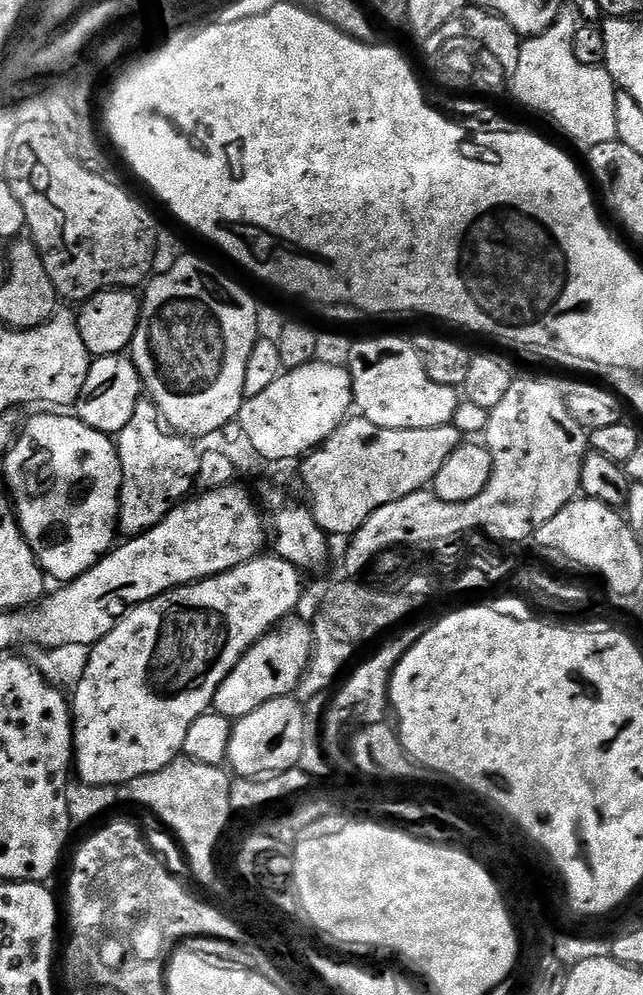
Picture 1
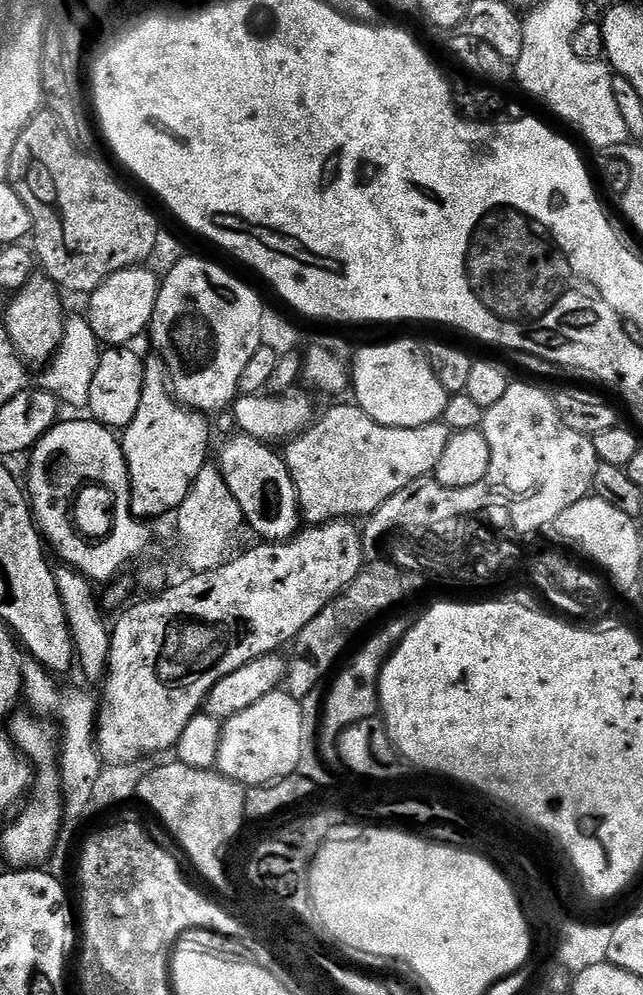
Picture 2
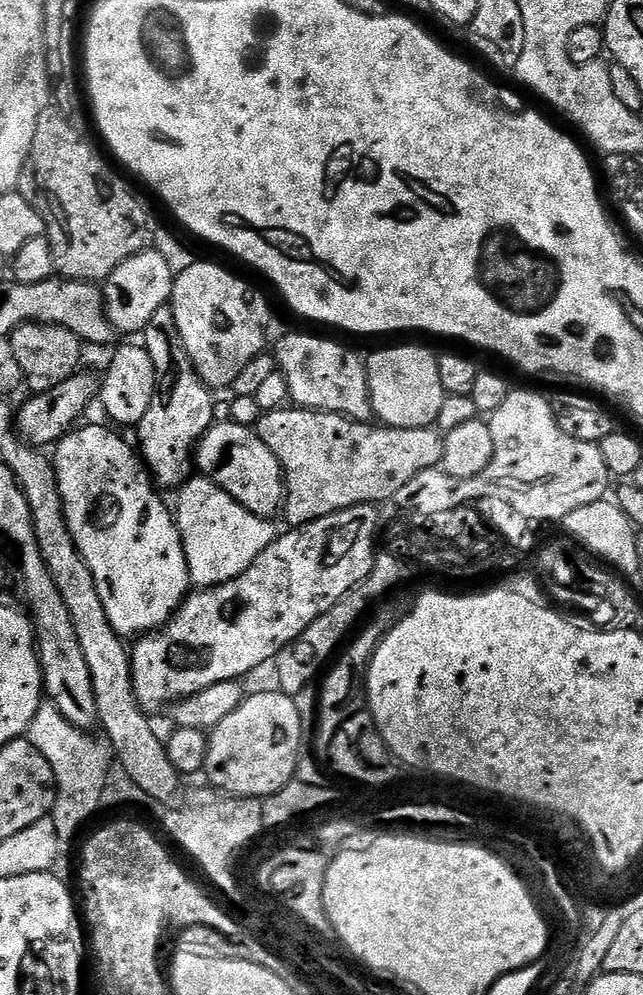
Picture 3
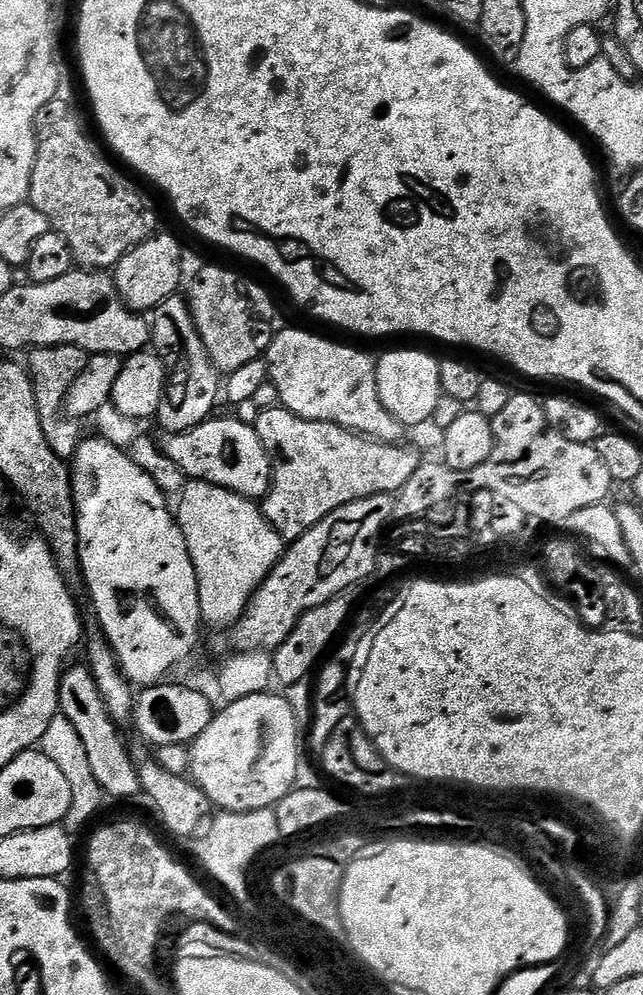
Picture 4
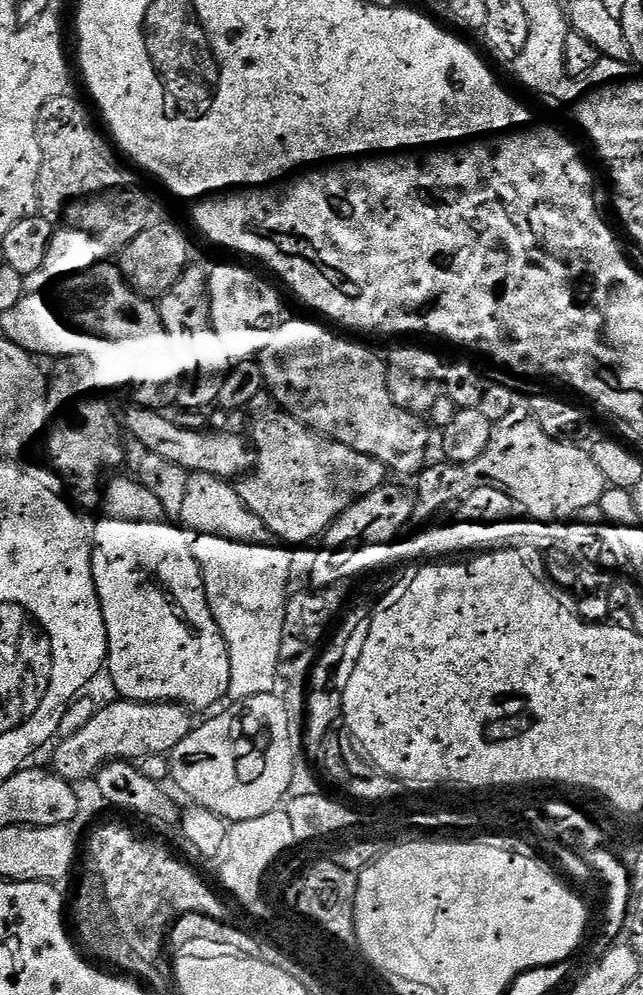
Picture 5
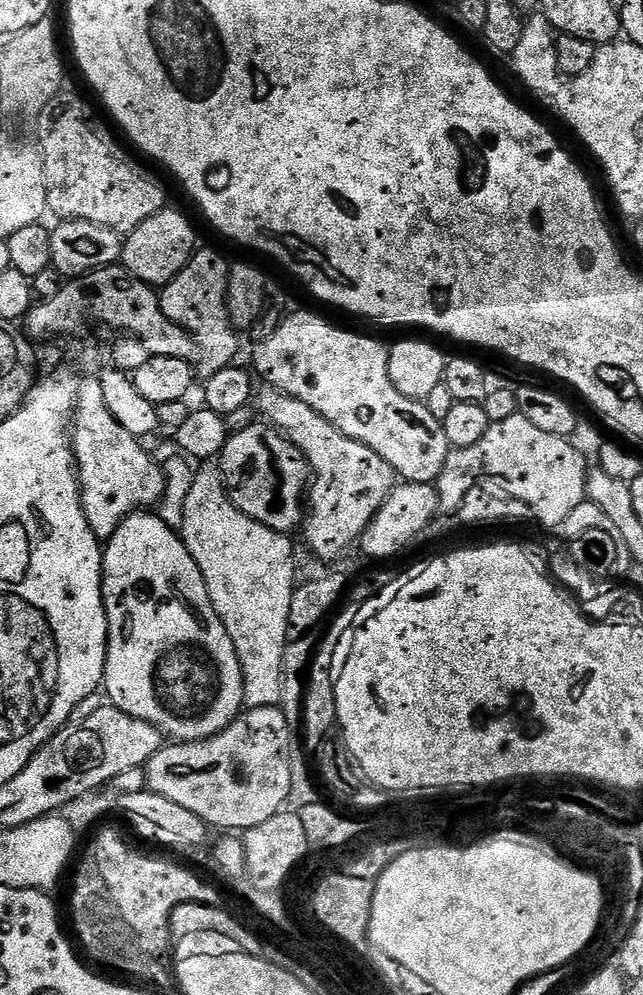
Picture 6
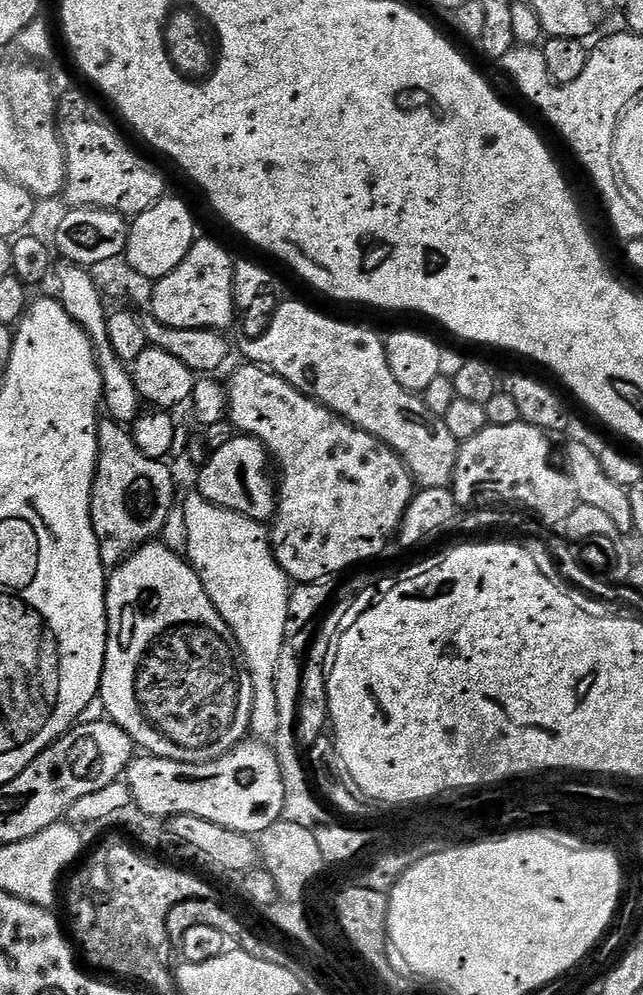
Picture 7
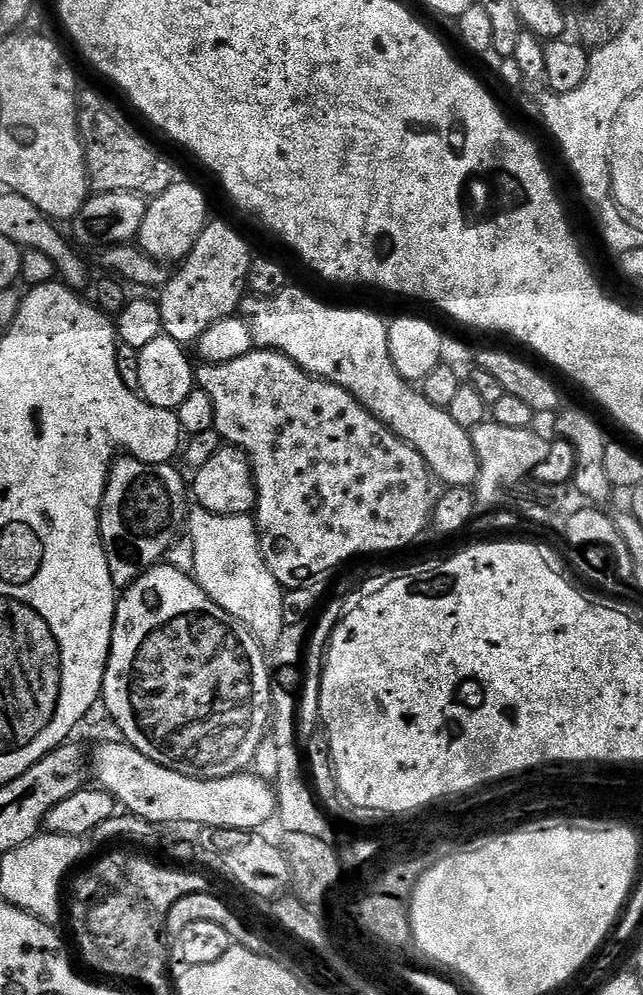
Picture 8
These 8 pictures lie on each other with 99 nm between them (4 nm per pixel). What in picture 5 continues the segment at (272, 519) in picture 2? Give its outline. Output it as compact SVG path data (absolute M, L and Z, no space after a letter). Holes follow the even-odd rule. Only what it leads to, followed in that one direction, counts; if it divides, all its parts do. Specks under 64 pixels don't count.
M132 406L125 416L122 416L123 425L141 444L145 453L152 453L169 462L177 463L191 474L202 472L214 474L221 480L229 482L247 476L252 471L255 462L255 451L247 439L235 436L232 432L195 432L192 428L183 428L172 420L167 420L163 411L155 408L141 408Z

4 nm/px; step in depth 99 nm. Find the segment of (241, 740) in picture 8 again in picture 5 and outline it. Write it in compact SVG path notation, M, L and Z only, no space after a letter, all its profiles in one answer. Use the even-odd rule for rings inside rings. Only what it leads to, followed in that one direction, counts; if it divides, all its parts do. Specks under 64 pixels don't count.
M117 475L117 480L109 479L102 492L102 513L104 517L93 527L90 532L92 542L92 573L96 583L96 593L102 606L102 614L106 622L108 635L108 659L106 661L106 676L112 679L112 684L117 688L119 695L126 700L141 700L143 704L182 704L189 710L196 708L215 709L221 699L228 695L230 684L230 654L226 642L222 638L222 630L218 630L218 622L214 622L214 614L208 608L208 599L204 593L204 579L200 573L198 562L192 553L192 541L189 533L185 532L179 523L173 522L165 515L162 503L141 484L136 478L127 480L126 477Z

